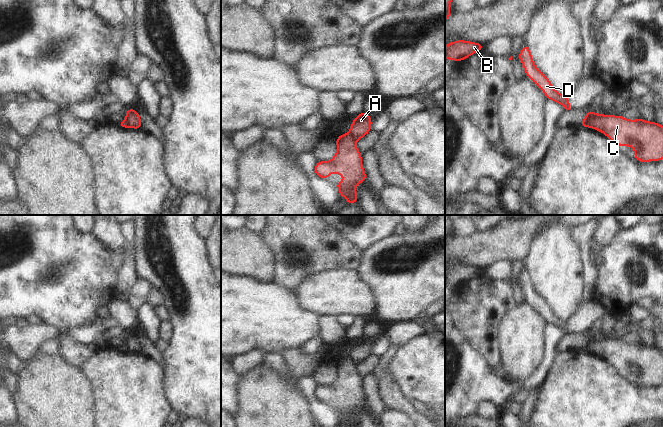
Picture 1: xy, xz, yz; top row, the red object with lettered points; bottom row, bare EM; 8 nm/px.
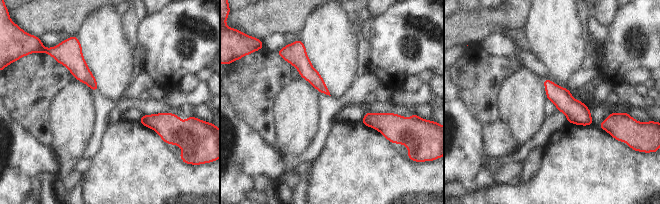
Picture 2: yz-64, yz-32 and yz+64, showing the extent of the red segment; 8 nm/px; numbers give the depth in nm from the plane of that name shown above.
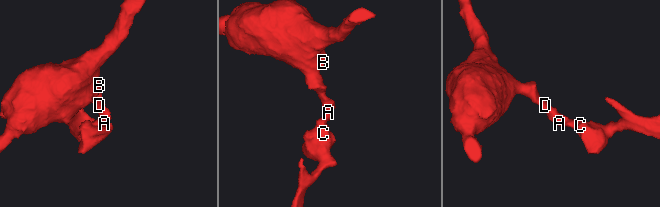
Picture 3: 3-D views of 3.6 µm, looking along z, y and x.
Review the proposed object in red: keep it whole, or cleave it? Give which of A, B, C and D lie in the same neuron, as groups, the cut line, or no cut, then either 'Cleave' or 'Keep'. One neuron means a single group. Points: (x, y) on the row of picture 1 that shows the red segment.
Groups: A B D / C. Split along yz (592, 112), (587, 126). Cleave.

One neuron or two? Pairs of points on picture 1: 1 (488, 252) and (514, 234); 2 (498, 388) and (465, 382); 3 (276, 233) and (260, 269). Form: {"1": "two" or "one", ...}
{"1": "one", "2": "one", "3": "two"}

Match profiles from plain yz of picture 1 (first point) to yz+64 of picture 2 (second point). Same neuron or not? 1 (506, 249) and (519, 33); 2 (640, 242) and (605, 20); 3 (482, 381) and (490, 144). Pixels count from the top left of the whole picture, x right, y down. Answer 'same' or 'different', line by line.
1: different
2: different
3: different

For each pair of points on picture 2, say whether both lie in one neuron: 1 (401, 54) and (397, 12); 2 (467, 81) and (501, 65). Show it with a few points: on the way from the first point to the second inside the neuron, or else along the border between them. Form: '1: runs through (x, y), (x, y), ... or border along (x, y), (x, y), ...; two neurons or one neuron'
1: runs through (401, 44), (401, 22); one neuron
2: runs through (475, 75), (493, 70); one neuron

